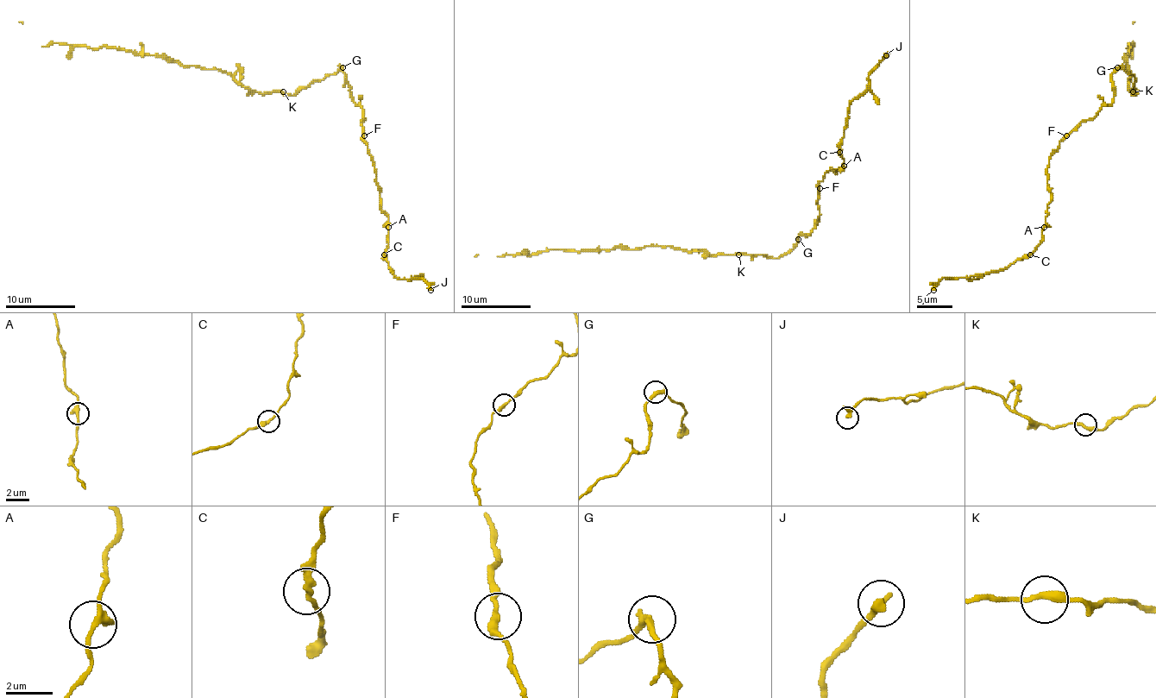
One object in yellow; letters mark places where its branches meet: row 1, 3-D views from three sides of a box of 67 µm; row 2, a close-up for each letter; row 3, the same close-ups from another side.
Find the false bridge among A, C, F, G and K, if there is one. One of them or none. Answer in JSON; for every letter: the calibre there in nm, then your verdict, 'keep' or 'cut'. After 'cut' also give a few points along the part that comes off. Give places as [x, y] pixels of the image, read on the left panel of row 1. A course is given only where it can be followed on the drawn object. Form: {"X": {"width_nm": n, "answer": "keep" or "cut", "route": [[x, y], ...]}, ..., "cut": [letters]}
{"A": {"width_nm": 320, "answer": "keep"}, "C": {"width_nm": 300, "answer": "cut", "route": [[383, 254], [398, 279], [422, 277], [434, 285]]}, "F": {"width_nm": 280, "answer": "keep"}, "G": {"width_nm": 280, "answer": "keep"}, "K": {"width_nm": 300, "answer": "keep"}, "cut": ["C"]}

